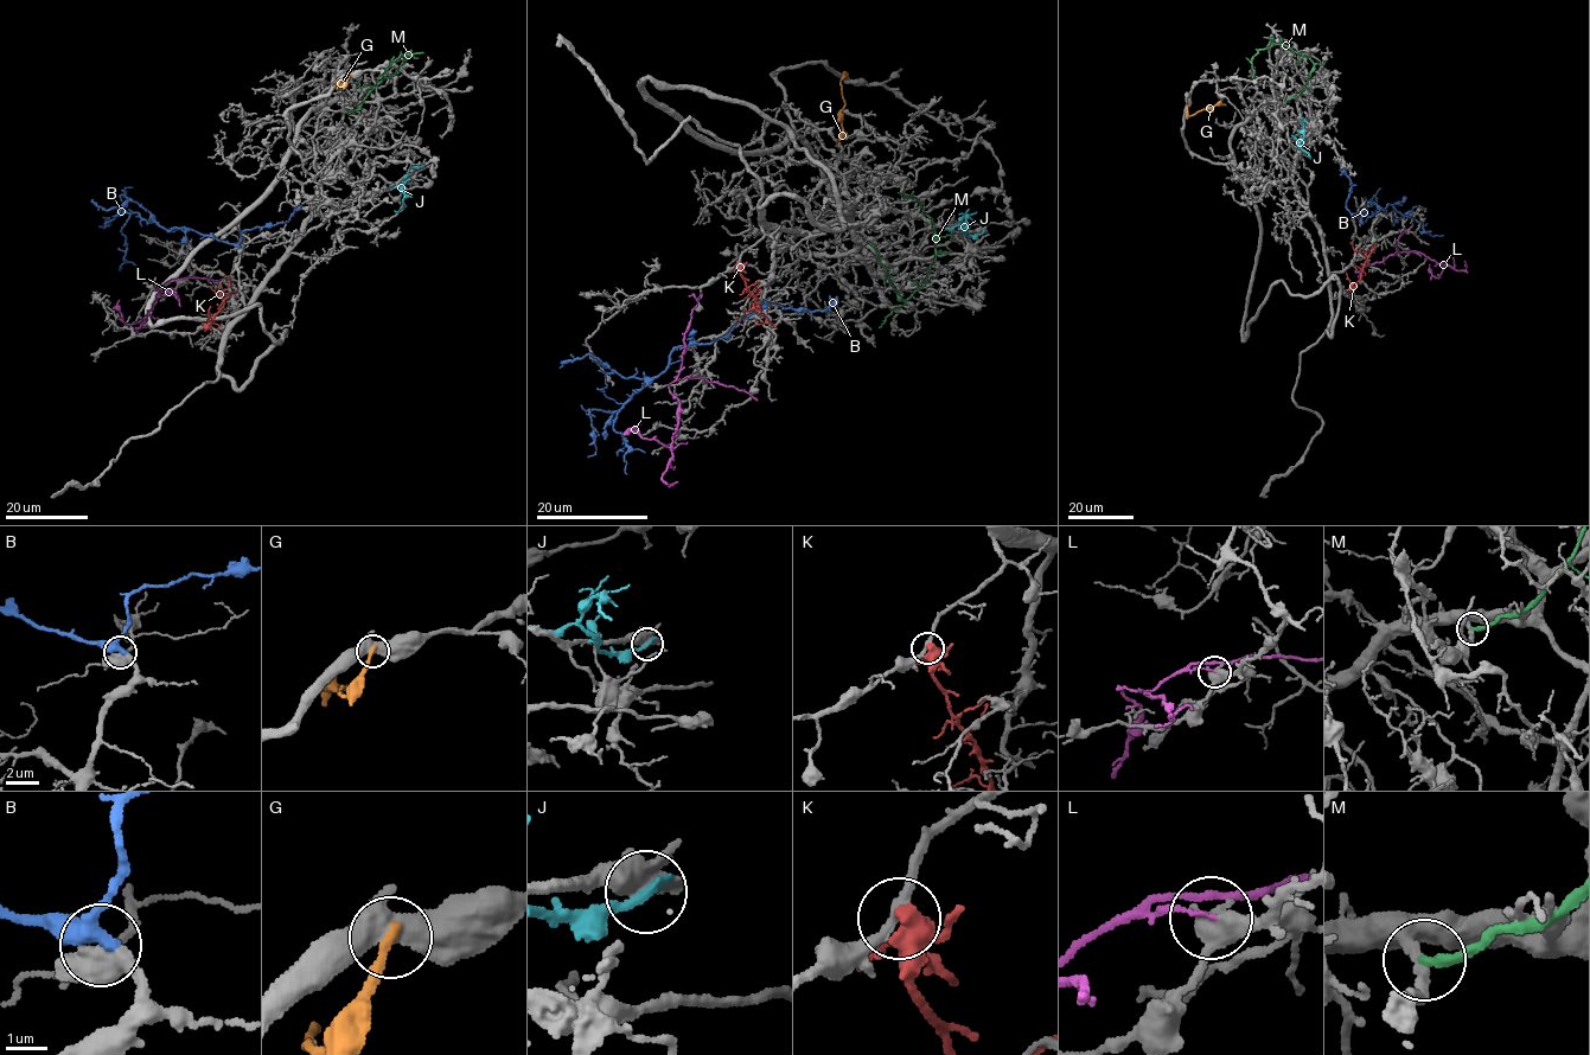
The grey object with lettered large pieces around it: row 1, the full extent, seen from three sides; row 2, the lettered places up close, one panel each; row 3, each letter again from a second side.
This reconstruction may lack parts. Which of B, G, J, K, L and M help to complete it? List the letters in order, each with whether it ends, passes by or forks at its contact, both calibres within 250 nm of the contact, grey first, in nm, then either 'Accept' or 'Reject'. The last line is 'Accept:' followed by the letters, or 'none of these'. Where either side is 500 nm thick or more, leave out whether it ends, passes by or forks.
B: It passes by. Thickness 440 nm (grey) against 400 nm. Accept
G: It ends there. Thickness 480 nm (grey) against 220 nm. Reject
J: It ends there. Thickness 420 nm (grey) against 320 nm. Reject
K: It forks there. Thickness 280 nm (grey) against 400 nm. Reject
L: Thickness 550 nm (grey) against 80 nm. Reject
M: It ends there. Thickness 260 nm (grey) against 260 nm. Reject
Accept: B

